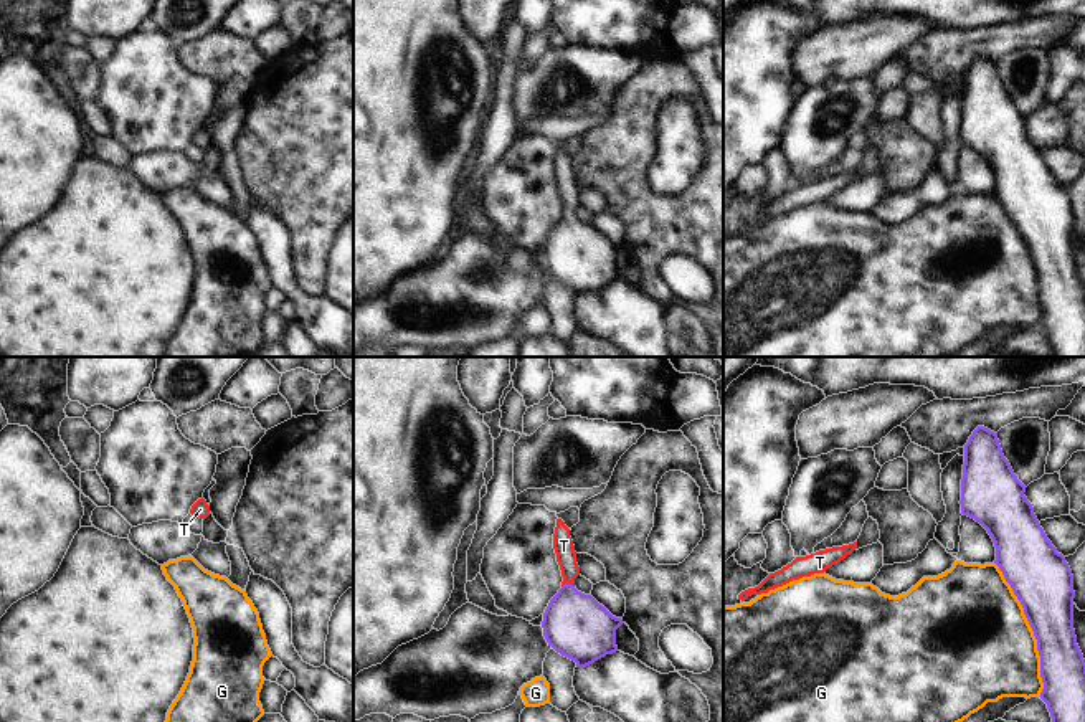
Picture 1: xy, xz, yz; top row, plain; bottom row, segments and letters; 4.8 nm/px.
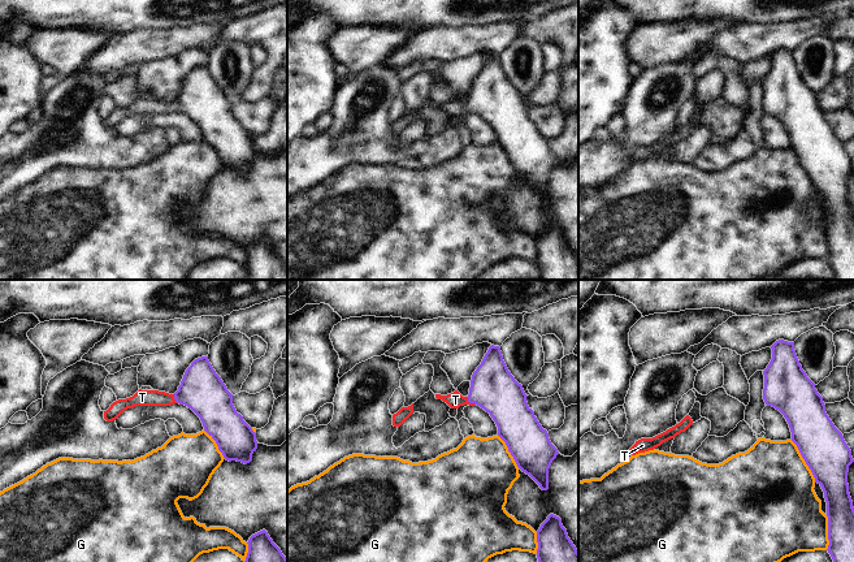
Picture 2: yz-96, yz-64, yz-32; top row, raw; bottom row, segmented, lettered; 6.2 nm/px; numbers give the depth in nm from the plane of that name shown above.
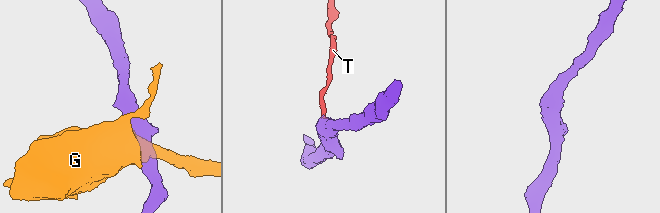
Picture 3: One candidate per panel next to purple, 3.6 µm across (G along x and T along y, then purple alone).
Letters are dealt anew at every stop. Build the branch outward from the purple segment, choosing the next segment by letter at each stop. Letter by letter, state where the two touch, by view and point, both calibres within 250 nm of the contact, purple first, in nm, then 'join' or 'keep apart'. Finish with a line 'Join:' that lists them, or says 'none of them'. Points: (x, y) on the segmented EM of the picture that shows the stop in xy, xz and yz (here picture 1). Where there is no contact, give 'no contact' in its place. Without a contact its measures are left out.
G: contact yz (1032, 630); calibres 300 and 500 nm; keep apart
T: contact xz (567, 584); calibres 320 and 100 nm; join
Join: T

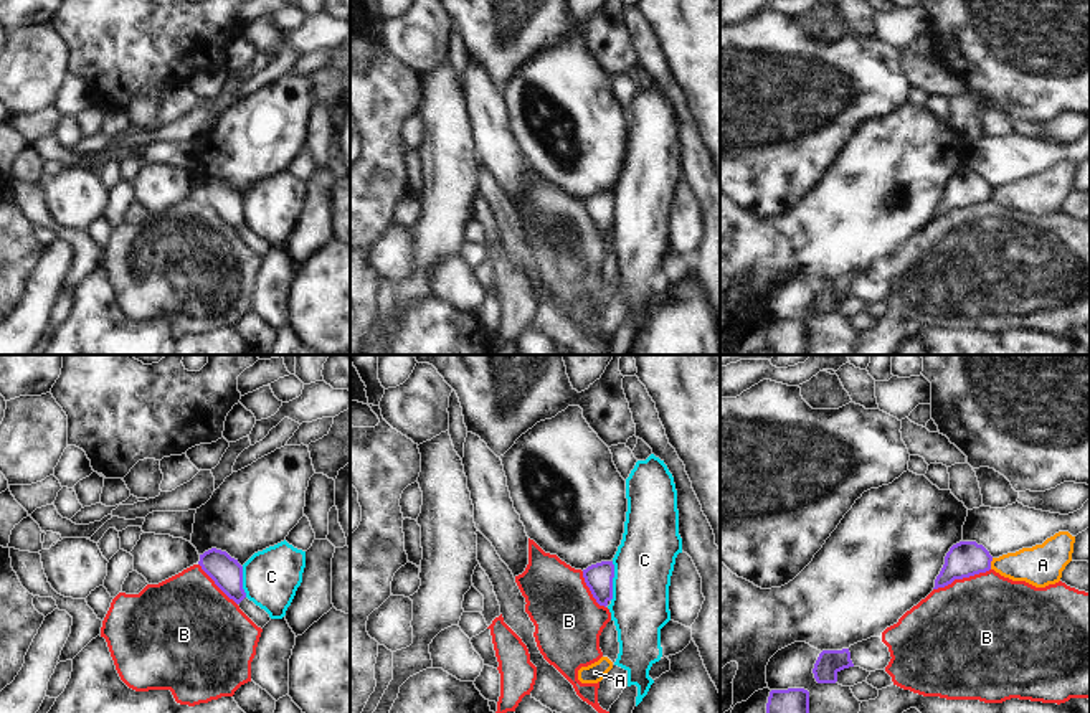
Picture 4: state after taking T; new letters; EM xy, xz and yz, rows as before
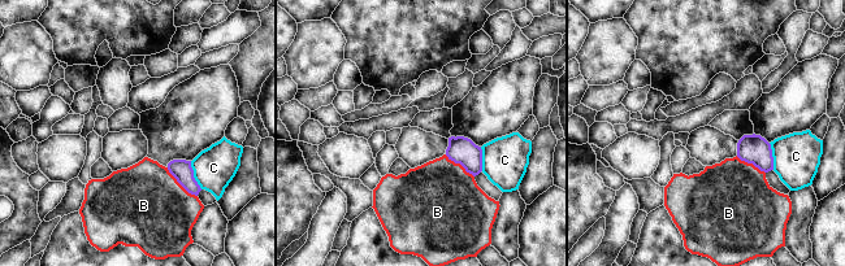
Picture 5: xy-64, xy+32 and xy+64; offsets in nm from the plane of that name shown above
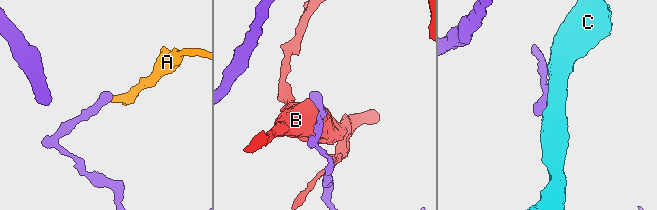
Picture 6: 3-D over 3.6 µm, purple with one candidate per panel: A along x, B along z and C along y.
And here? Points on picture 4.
A: contact yz (990, 563); calibres 180 and 200 nm; keep apart
B: contact yz (962, 578); calibres 180 and 500 nm; keep apart
C: contact xz (611, 581); calibres 140 and 280 nm; keep apart
Join: none of them

